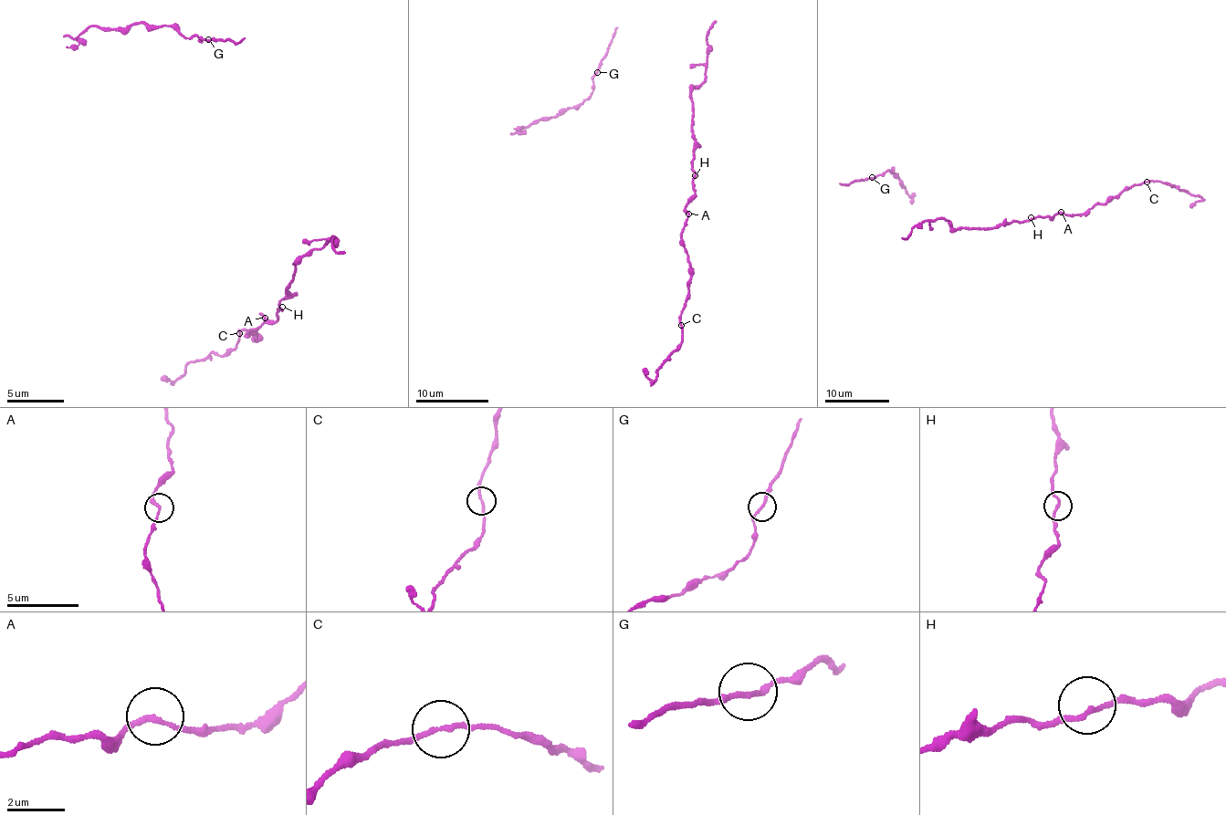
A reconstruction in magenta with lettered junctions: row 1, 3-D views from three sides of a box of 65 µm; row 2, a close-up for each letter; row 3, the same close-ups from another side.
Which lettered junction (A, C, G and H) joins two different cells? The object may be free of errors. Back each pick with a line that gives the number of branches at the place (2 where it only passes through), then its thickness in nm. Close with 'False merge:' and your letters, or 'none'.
False merge: none

